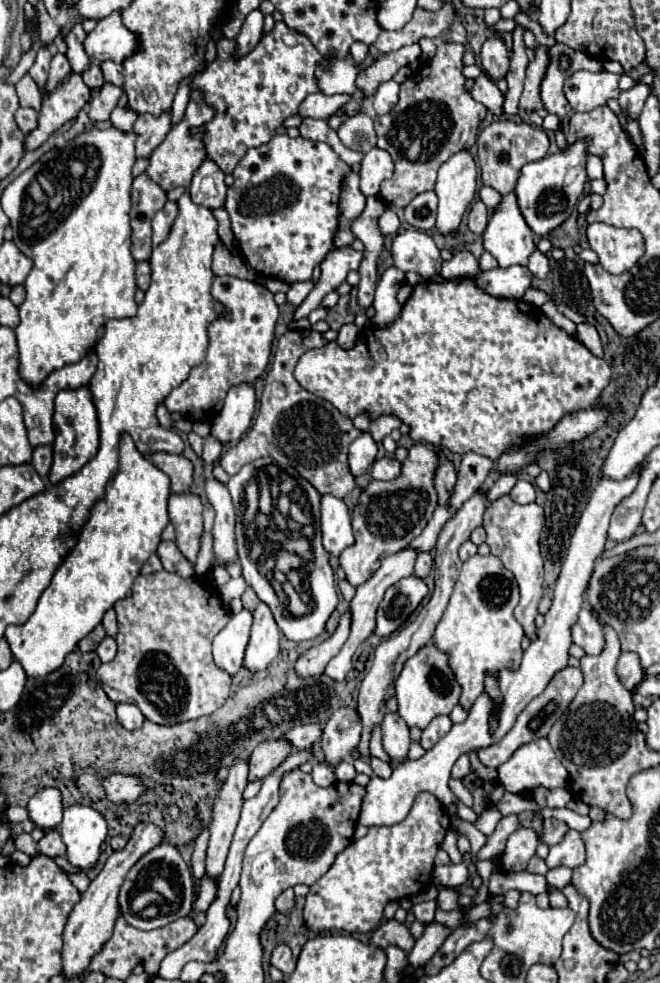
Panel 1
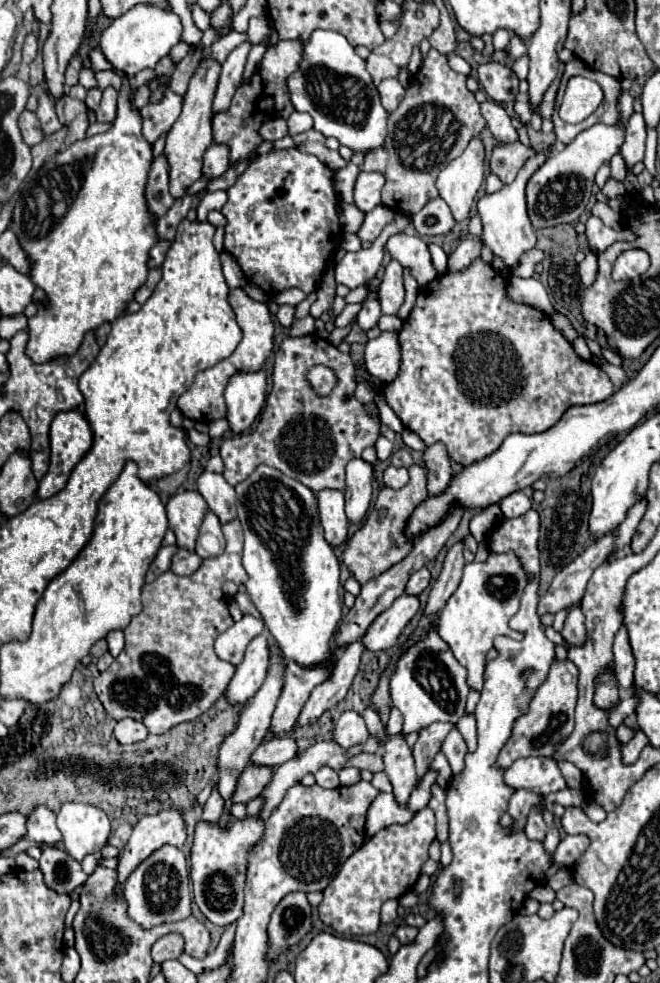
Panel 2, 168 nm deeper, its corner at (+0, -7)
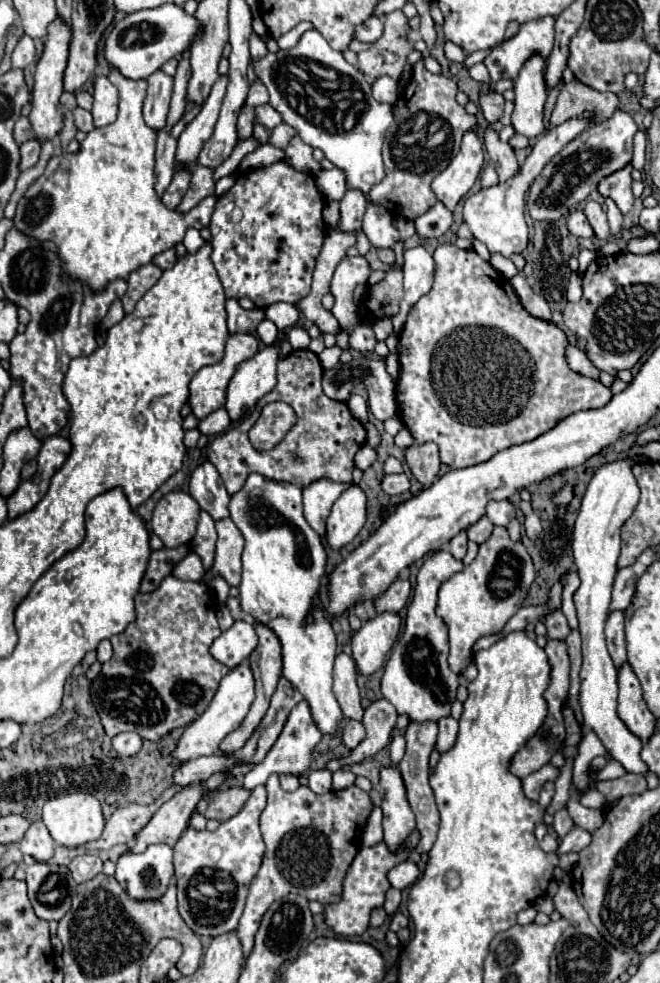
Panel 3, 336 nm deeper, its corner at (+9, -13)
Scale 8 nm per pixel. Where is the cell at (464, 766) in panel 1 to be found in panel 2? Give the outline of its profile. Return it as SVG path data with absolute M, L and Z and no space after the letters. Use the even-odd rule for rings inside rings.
M457 727L451 729L451 733L447 735L441 751L449 759L449 765L451 765L453 773L459 773L463 769L463 759L465 759L465 753L467 753L467 745L465 745L465 739L461 737Z

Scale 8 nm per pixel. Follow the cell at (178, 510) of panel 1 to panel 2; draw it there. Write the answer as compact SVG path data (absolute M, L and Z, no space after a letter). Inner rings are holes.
M179 491L167 501L169 529L177 537L177 547L195 551L195 541L205 513L207 503L199 491Z

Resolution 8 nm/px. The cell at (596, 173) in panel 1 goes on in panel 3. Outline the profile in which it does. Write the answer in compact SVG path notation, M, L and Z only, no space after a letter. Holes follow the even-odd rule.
M632 163L624 165L622 169L618 169L616 173L608 175L608 177L604 177L598 183L600 195L614 199L622 213L628 213L632 209L632 203L634 203L634 195L632 195L632 187L630 187L632 185L630 171L632 171Z

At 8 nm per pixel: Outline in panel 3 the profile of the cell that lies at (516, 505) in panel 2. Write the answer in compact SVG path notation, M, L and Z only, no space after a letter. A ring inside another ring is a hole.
M490 501L486 515L494 525L508 525L516 517L516 511L510 501Z

